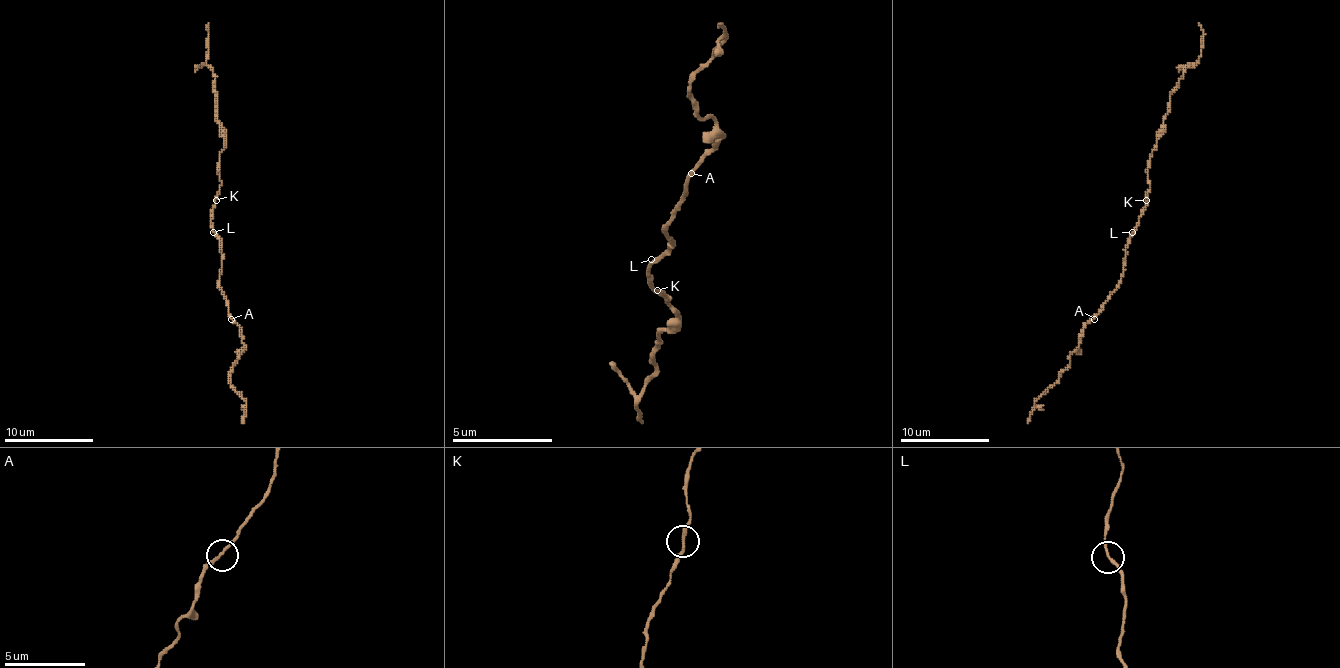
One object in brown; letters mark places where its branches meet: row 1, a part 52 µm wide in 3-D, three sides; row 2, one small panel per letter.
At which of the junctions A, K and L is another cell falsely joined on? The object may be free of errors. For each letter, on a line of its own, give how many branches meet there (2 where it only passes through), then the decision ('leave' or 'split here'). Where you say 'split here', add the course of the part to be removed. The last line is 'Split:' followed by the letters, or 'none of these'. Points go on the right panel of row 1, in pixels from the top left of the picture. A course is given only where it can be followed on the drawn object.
A: branches 2; leave
K: branches 2; leave
L: branches 2; leave
Split: none of these

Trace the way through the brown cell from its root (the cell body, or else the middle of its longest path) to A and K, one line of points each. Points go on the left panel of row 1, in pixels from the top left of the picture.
A: (215, 232), (222, 243), (219, 290), (228, 305), (231, 319)
K: (215, 232), (211, 223), (211, 210), (215, 201)

